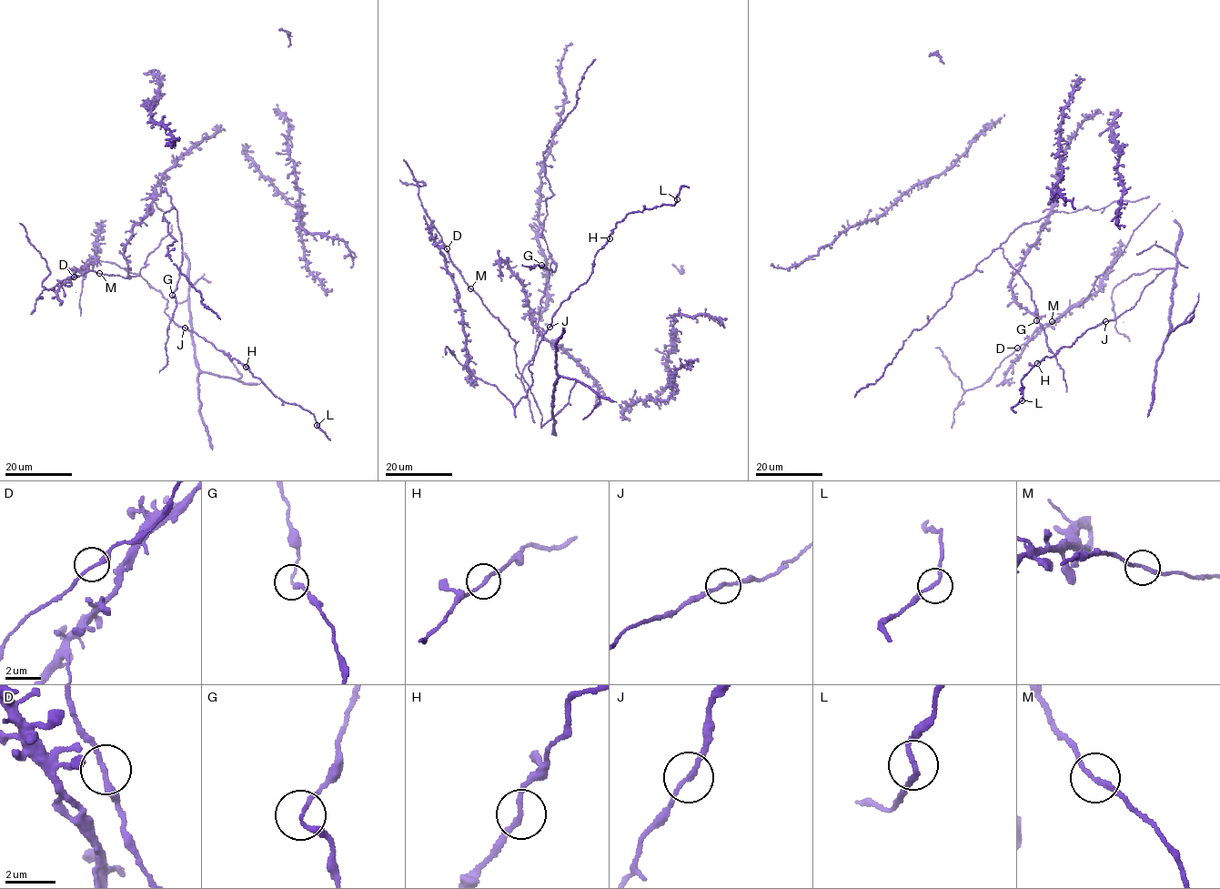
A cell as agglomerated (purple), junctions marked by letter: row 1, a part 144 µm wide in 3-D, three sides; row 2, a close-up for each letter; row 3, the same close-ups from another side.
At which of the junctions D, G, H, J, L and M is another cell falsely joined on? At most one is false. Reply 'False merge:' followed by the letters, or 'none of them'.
False merge: L

